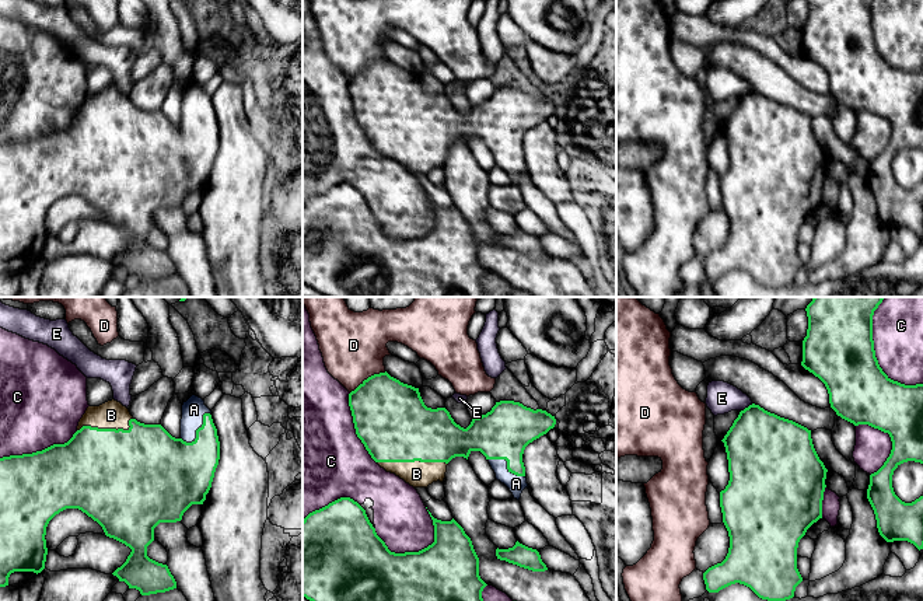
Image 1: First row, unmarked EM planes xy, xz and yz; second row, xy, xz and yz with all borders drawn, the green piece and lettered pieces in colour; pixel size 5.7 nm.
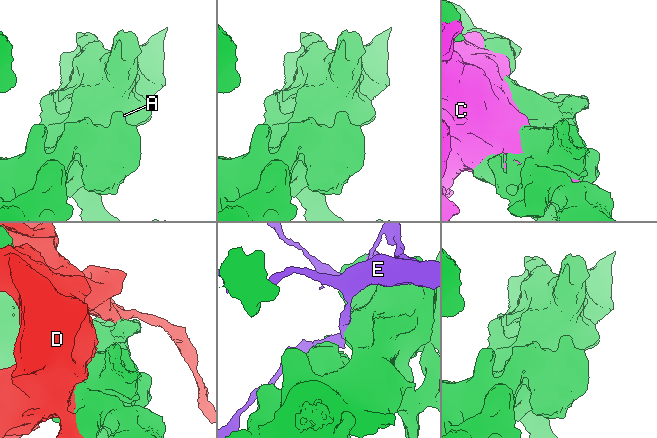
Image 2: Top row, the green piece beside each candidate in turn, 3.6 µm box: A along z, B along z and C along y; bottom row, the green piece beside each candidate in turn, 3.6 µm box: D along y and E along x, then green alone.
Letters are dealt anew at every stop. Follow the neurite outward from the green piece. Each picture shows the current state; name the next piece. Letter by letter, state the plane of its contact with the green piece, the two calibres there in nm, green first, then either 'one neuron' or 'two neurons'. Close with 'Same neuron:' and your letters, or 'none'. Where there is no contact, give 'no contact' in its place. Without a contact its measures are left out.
A: meets green in xy; 320 nm thick on the green side, 130 nm on the other; one neuron
B: meets green in xz; 420 nm thick on the green side, 150 nm on the other; one neuron
C: meets green in xz; 500 nm thick on the green side, 320 nm on the other; two neurons
D: meets green in xz; 400 nm thick on the green side, 380 nm on the other; two neurons
E: meets green in yz; 400 nm thick on the green side, 180 nm on the other; two neurons
Same neuron: A, B

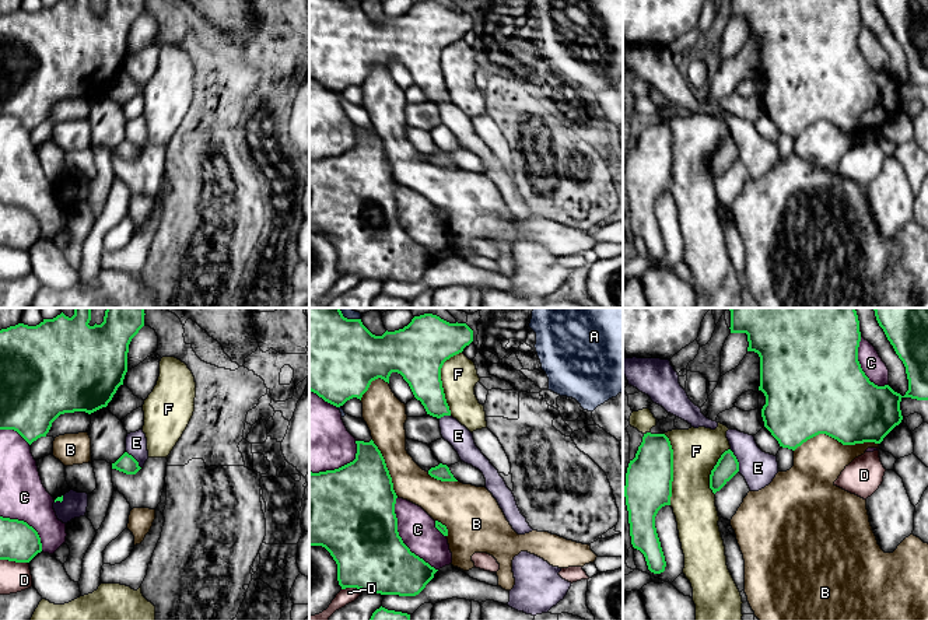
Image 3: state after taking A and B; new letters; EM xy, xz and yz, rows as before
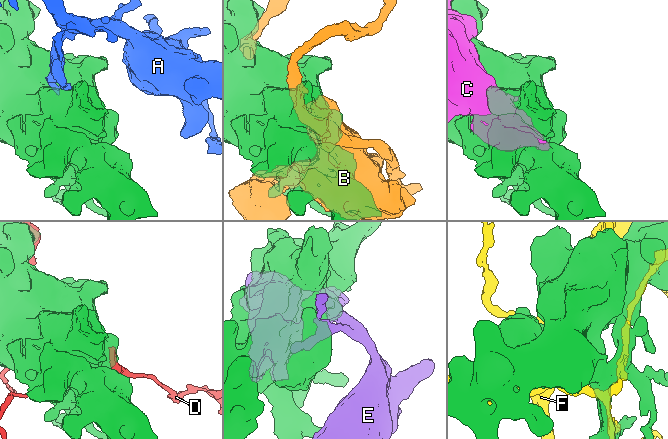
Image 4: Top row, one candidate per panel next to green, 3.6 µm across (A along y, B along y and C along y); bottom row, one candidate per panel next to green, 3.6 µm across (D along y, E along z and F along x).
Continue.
A: meets green in xz; 480 nm thick on the green side, 30 nm on the other; two neurons
B: meets green in yz; 460 nm thick on the green side, 280 nm on the other; two neurons
C: meets green in xz; 440 nm thick on the green side, 220 nm on the other; two neurons
D: meets green in xz; 400 nm thick on the green side, 90 nm on the other; two neurons
E: meets green in yz; 130 nm thick on the green side, 200 nm on the other; two neurons
F: meets green in yz; 280 nm thick on the green side, 280 nm on the other; two neurons
Same neuron: none

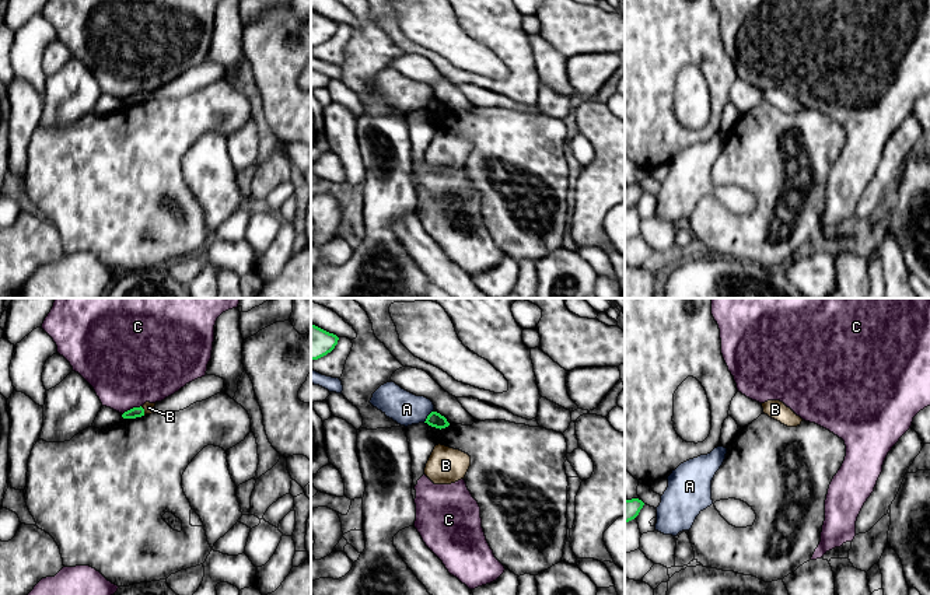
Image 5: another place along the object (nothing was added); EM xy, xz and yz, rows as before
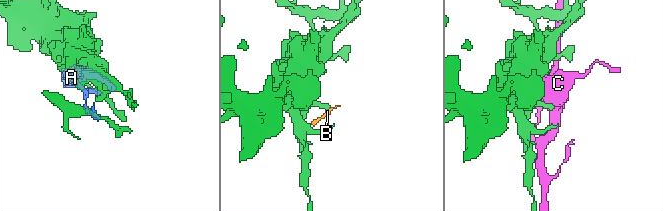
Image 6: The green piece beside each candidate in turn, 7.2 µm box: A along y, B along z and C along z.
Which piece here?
A: meets green in xz; 90 nm thick on the green side, 190 nm on the other; two neurons
B: meets green in xy; 60 nm thick on the green side, 60 nm on the other; two neurons
C: meets green in xy; 60 nm thick on the green side, 460 nm on the other; two neurons
Same neuron: none

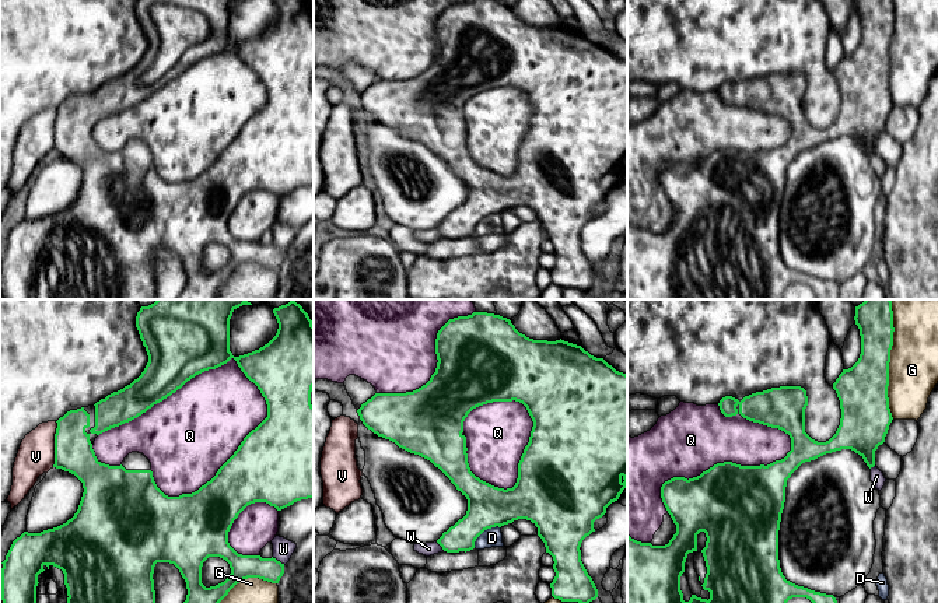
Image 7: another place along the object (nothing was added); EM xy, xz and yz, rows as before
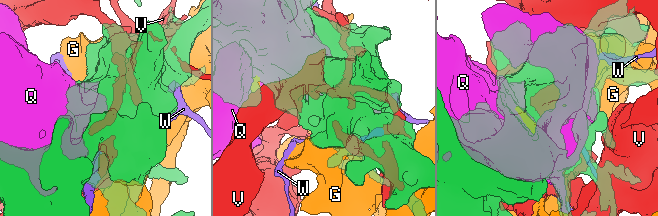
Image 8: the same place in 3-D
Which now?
D: meets green in xz; 240 nm thick on the green side, 110 nm on the other; two neurons
G: meets green in yz; 280 nm thick on the green side, 280 nm on the other; two neurons
Q: meets green in xy; 380 nm thick on the green side, 460 nm on the other; two neurons
V: meets green in xy; 220 nm thick on the green side, 220 nm on the other; two neurons
W: meets green in xy; 140 nm thick on the green side, 120 nm on the other; two neurons
Same neuron: none

